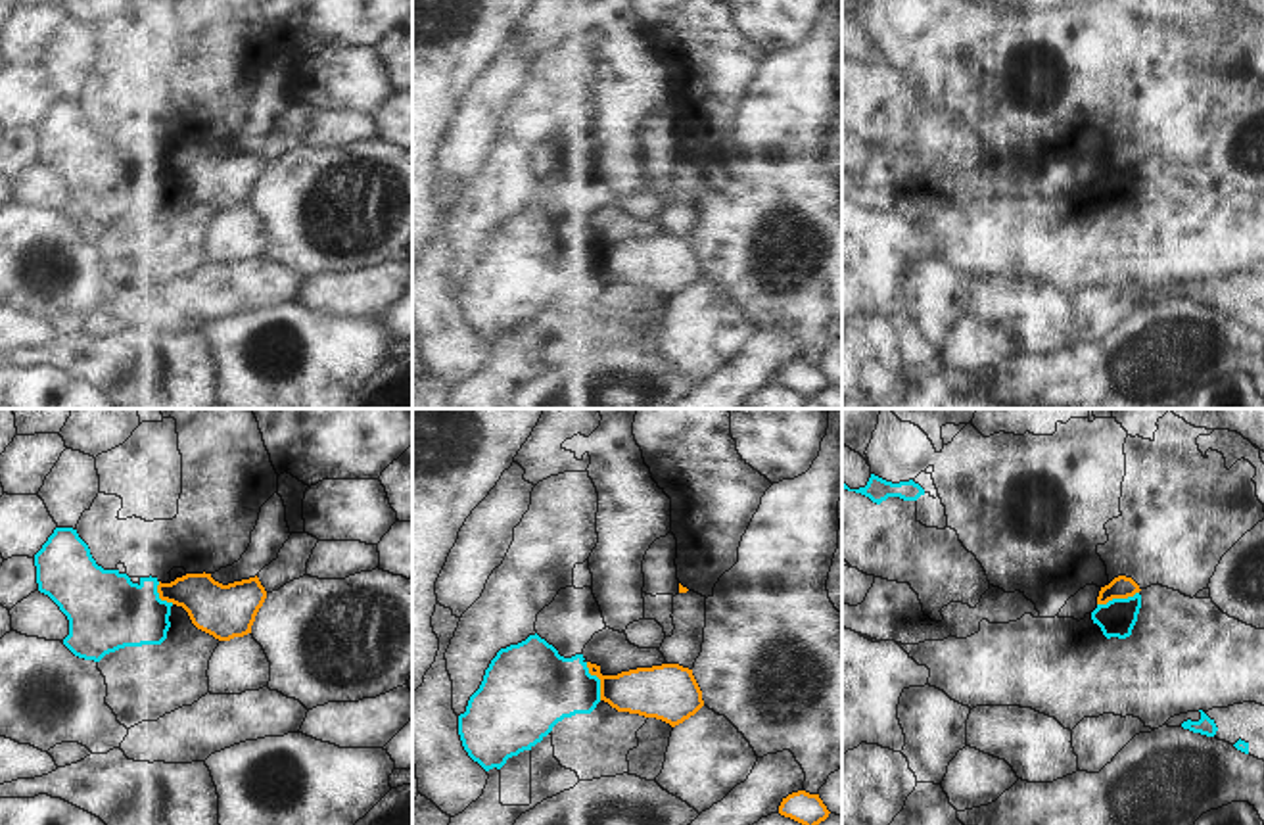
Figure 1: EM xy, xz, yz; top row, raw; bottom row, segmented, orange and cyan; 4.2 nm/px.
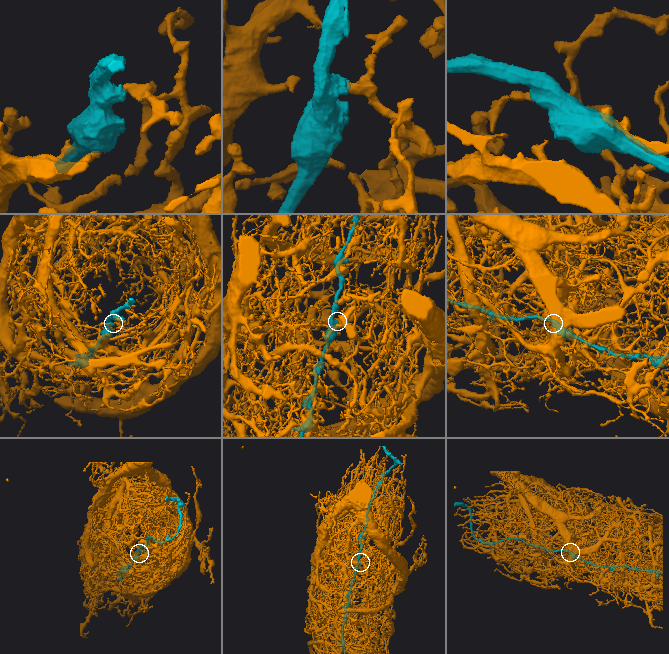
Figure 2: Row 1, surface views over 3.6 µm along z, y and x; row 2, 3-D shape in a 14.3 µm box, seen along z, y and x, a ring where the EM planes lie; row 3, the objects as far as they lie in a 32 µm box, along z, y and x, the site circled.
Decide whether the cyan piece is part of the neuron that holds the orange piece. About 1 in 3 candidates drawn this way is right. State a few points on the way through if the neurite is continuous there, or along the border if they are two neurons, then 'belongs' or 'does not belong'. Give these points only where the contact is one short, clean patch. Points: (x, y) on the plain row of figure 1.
does not belong

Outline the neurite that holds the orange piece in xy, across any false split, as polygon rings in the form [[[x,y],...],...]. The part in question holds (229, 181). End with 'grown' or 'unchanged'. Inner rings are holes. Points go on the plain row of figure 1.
[[[186,144],[157,155],[161,171],[182,177],[192,194],[219,211],[251,203],[267,161],[259,148],[222,155],[211,144]]] | unchanged

